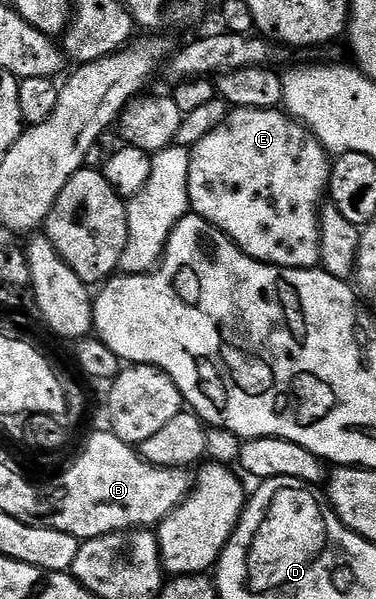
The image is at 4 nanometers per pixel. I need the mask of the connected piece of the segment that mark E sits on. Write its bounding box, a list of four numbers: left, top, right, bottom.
[188,106,332,267]

